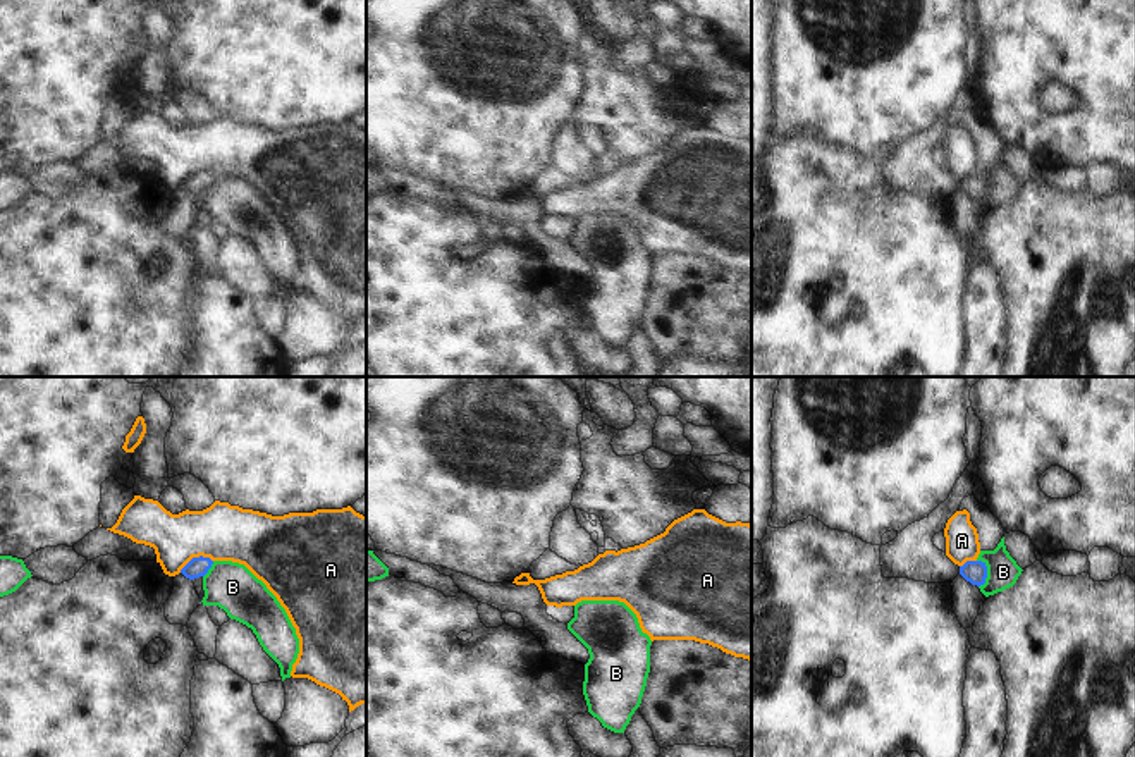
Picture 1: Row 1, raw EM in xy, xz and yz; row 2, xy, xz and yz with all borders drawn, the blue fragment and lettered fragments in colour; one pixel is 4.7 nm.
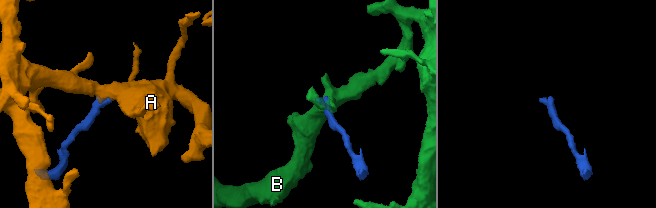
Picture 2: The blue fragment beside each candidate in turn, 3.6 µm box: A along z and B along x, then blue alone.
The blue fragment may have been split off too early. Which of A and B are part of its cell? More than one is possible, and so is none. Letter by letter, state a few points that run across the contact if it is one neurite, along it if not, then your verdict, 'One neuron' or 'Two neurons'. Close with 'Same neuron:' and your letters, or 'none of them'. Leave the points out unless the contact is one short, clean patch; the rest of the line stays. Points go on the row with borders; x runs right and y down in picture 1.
A: Line: xy (212, 560), (195, 556), (179, 572). Two neurons
B: Line: yz (977, 560), (986, 566), (986, 580), (979, 587). Two neurons
Same neuron: none of them.

